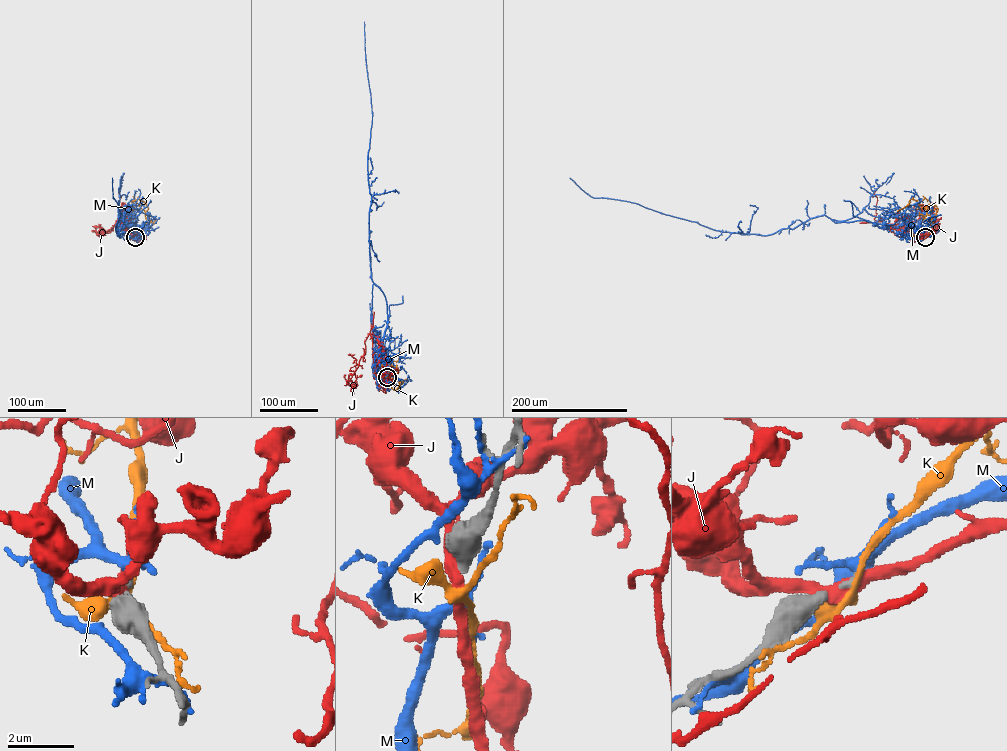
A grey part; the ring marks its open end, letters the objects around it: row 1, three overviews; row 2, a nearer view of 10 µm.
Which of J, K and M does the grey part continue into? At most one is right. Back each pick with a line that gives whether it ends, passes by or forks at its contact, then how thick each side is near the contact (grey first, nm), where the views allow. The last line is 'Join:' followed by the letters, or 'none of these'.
Join: none of these

